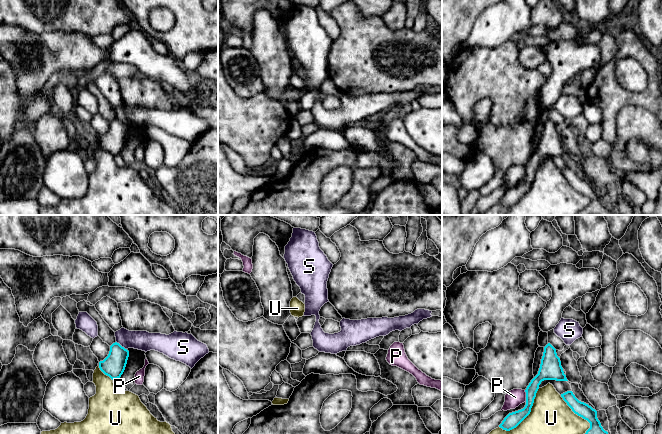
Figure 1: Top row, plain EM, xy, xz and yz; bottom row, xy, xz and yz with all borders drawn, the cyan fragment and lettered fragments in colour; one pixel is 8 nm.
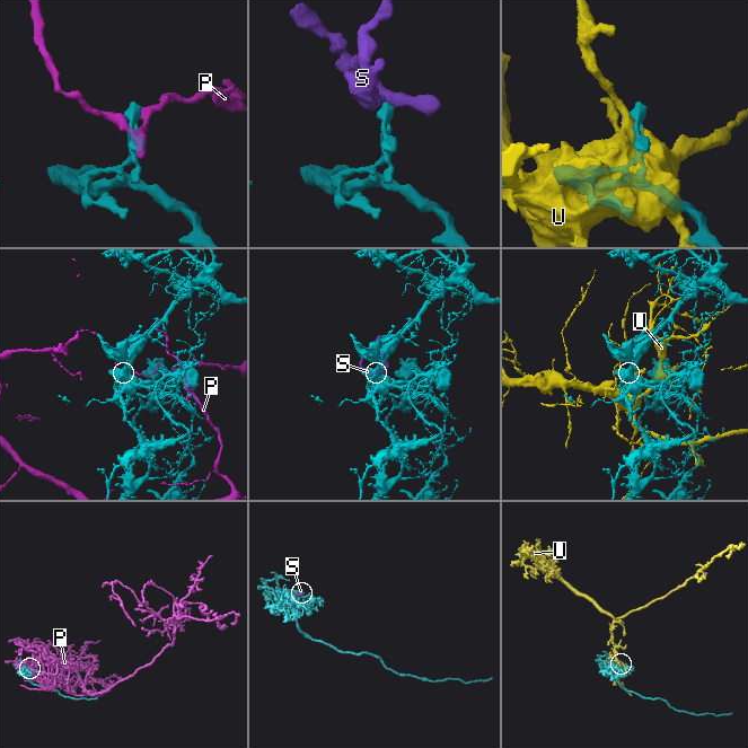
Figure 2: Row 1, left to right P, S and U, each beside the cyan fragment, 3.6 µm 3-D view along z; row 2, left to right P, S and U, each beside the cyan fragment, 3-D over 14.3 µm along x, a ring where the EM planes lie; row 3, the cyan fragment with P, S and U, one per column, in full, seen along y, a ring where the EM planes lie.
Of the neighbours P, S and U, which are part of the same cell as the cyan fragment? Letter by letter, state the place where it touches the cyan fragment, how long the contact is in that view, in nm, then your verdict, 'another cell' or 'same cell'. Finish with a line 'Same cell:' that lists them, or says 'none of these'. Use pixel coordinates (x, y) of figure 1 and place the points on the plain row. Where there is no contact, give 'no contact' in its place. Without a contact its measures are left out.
P: meets cyan in yz at (526, 171); contact 90 nm long; another cell
S: meets cyan in xy at (120, 121); contact 110 nm long; another cell
U: meets cyan in yz at (526, 192); contact 460 nm long; another cell
Same cell: none of these

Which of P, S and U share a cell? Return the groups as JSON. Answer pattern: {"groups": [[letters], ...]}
{"groups": [["P"], ["S"], ["U"]]}

